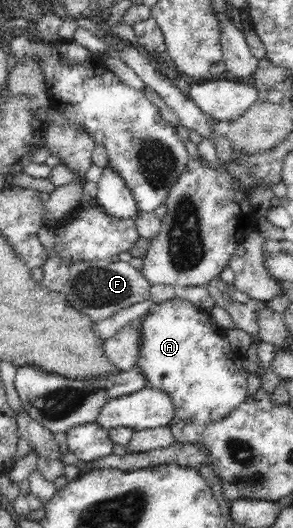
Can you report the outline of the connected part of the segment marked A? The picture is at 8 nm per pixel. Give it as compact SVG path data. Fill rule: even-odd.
M166 298L158 305L152 305L151 310L144 314L144 320L140 326L142 326L140 334L143 334L143 341L140 342L142 345L136 366L145 376L147 388L164 391L173 399L173 410L176 410L176 414L168 422L170 427L179 419L203 423L225 418L230 411L248 398L246 387L249 373L243 369L244 352L236 353L231 348L224 331L213 327L206 311L195 307L187 300Z

